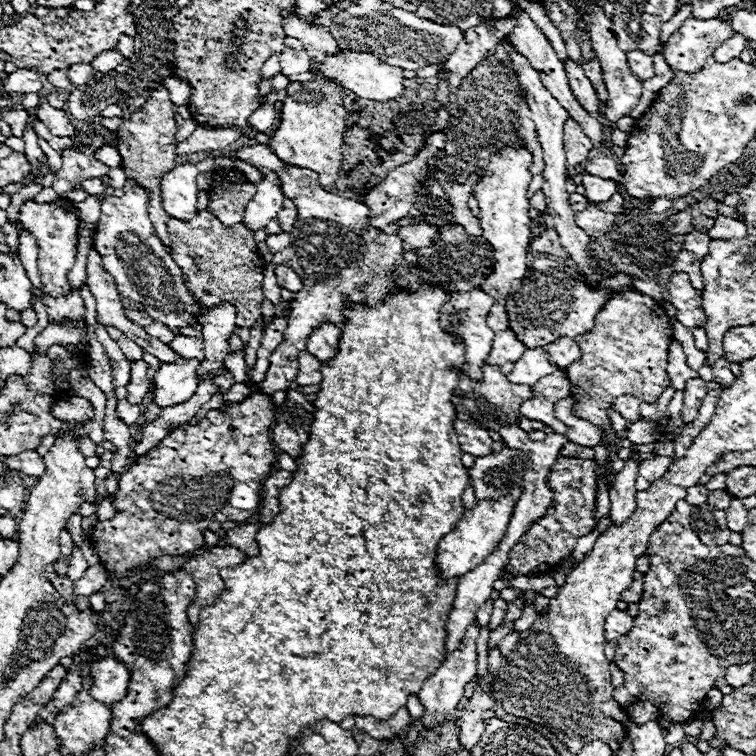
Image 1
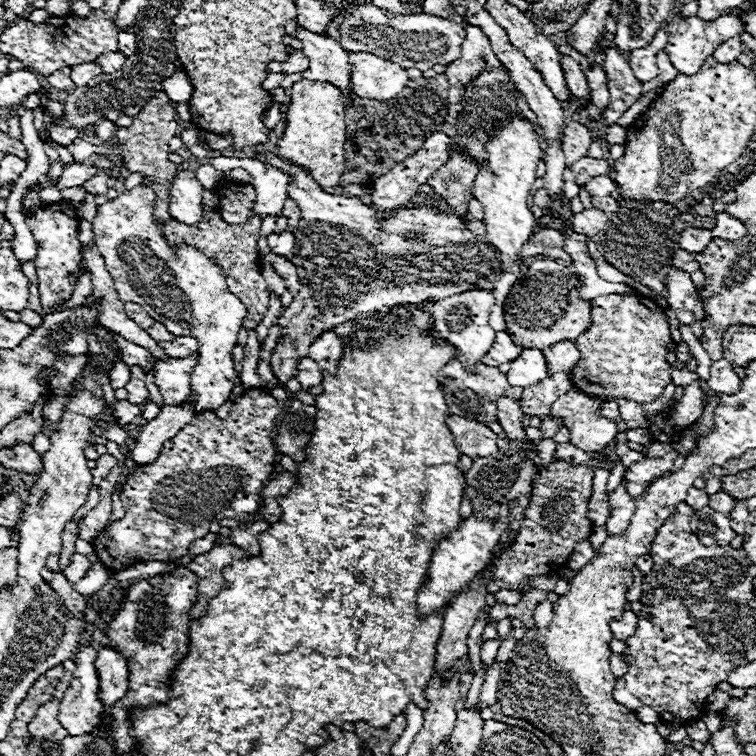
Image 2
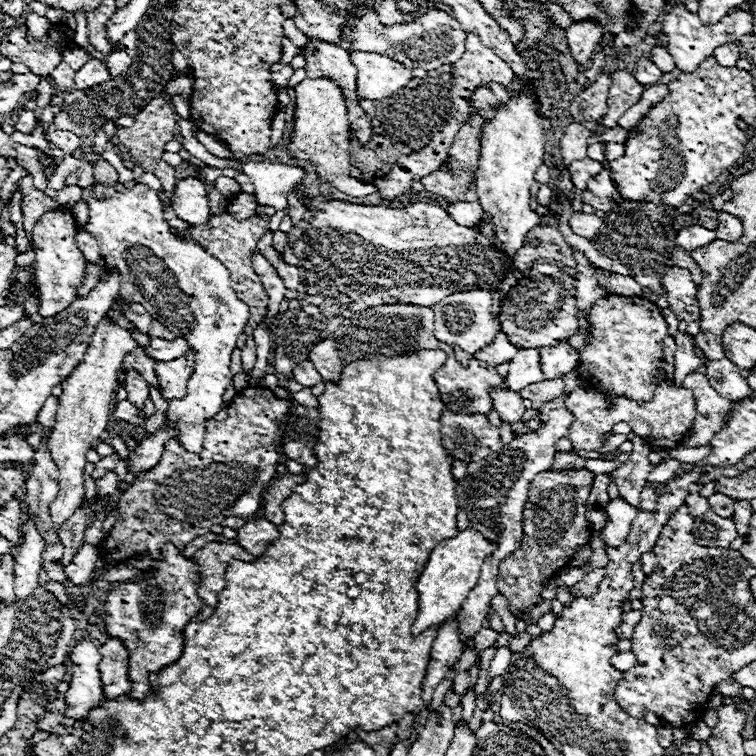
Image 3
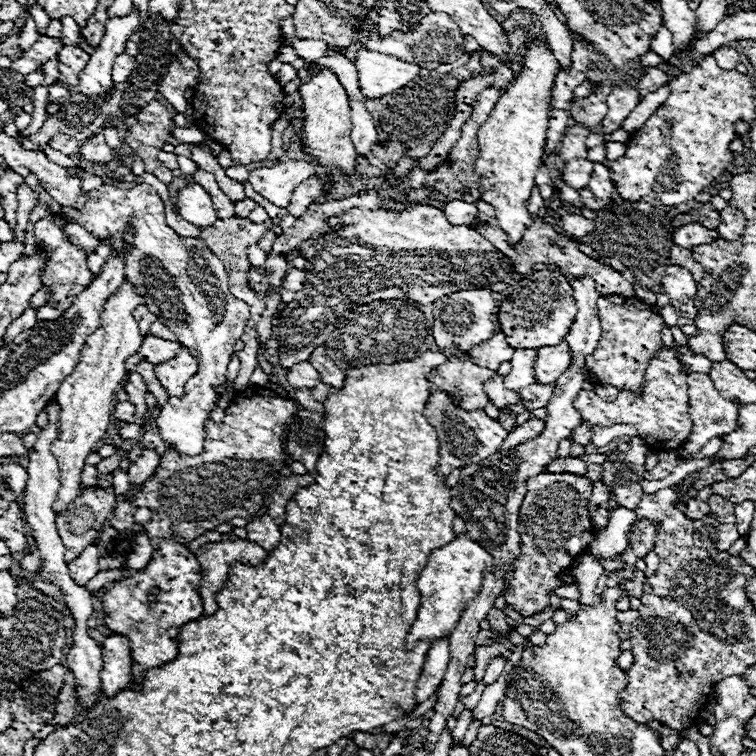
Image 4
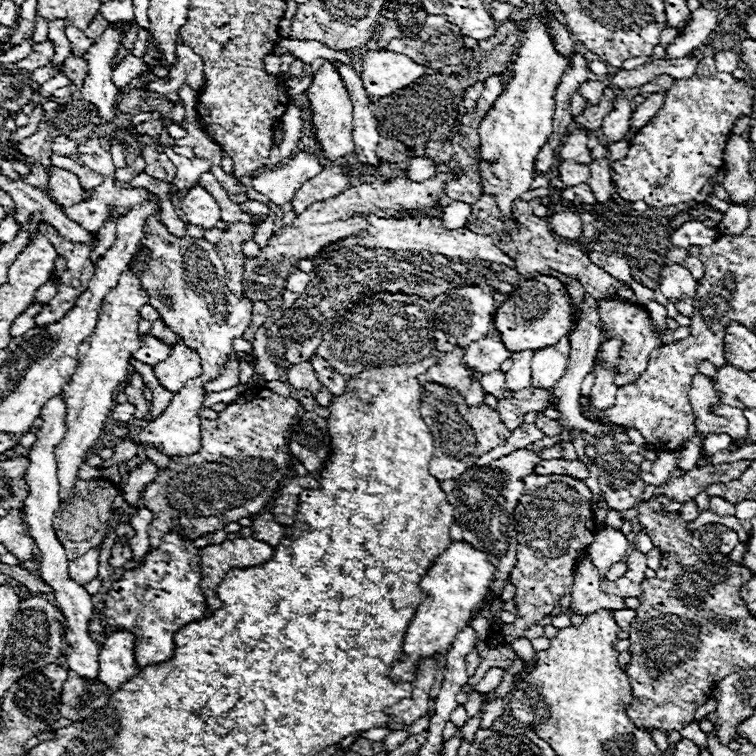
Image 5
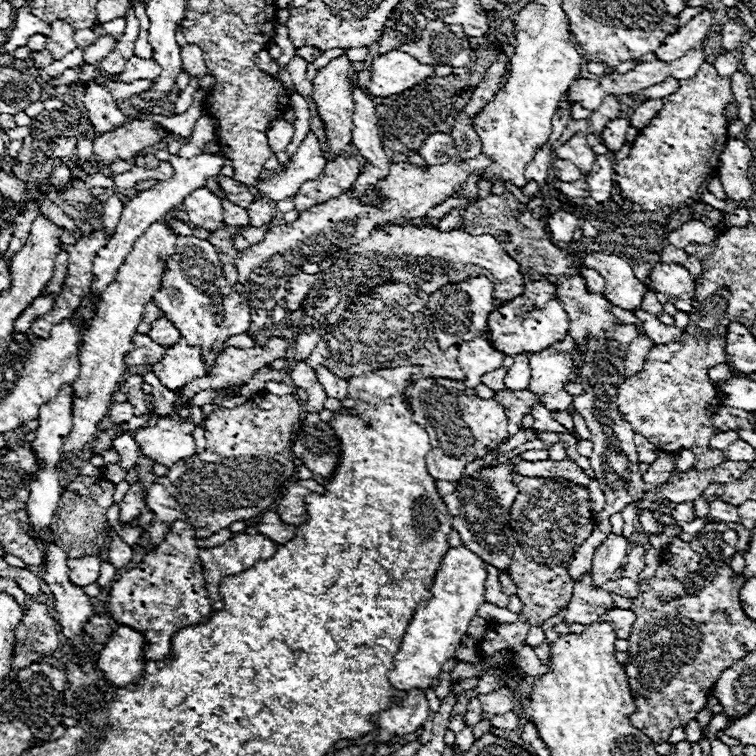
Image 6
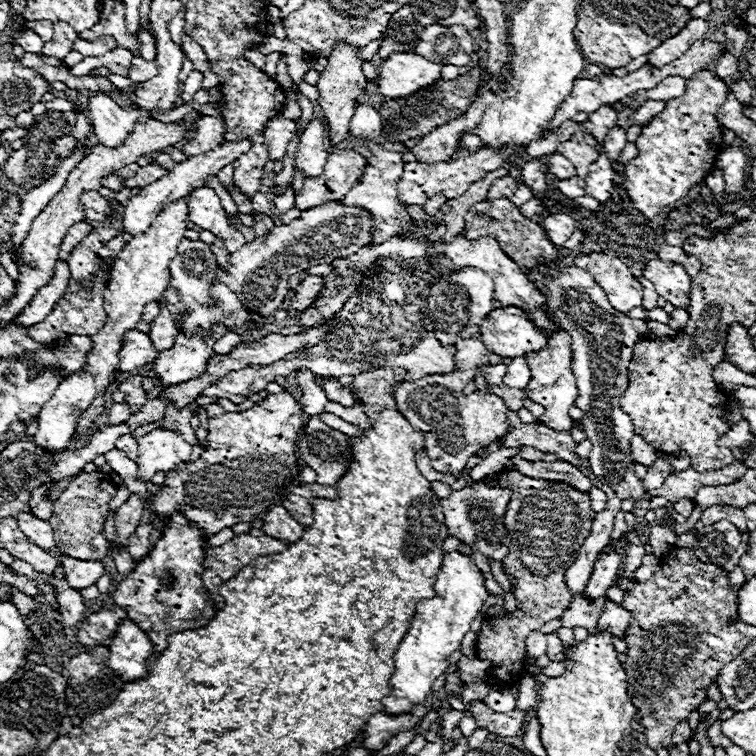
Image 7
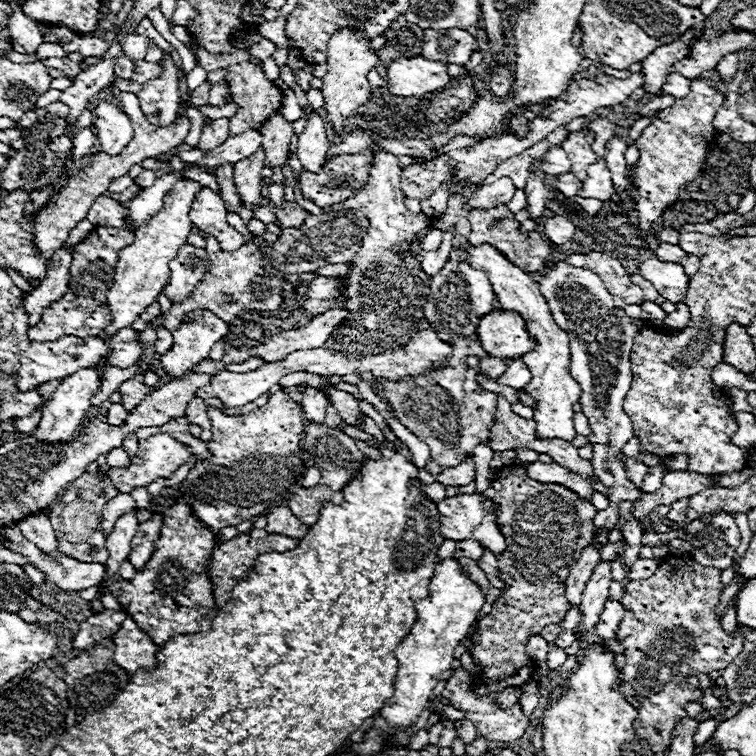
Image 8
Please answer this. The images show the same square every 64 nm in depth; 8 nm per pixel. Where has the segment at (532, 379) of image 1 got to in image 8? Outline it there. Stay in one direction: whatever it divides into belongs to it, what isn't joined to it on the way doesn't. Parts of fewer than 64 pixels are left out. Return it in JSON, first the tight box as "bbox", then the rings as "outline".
{"bbox":[498,358,530,390],"outline":[[[516,358],[516,360],[512,360],[512,364],[506,368],[506,372],[500,376],[498,382],[504,386],[522,390],[530,382],[530,370],[526,368],[526,364],[520,358]]]}

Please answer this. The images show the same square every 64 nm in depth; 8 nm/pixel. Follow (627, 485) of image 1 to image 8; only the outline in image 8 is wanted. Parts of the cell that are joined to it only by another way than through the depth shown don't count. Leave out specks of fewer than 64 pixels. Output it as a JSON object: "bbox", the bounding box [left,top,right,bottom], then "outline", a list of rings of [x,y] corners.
{"bbox":[578,560,614,632],"outline":[[[606,560],[606,562],[598,562],[598,566],[594,568],[594,572],[584,588],[584,594],[582,594],[580,610],[582,610],[584,618],[582,618],[582,624],[578,626],[578,630],[588,632],[600,620],[604,602],[608,600],[608,586],[612,582],[612,564],[614,564],[612,560]]]}

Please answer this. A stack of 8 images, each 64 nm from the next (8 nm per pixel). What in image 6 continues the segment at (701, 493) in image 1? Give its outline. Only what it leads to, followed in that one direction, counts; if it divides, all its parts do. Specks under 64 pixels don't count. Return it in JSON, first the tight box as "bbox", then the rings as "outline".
{"bbox":[670,504,696,522],"outline":[[[676,504],[676,508],[670,514],[678,522],[692,522],[696,518],[694,514],[694,504]]]}

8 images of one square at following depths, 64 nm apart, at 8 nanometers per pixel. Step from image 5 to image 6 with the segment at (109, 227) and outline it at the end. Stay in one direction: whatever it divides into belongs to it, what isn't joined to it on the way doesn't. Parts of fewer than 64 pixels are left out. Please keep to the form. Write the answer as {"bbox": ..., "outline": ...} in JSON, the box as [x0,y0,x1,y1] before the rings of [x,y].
{"bbox":[102,196,122,236],"outline":[[[110,196],[104,200],[104,206],[102,206],[102,230],[108,232],[108,236],[114,234],[114,228],[120,220],[120,214],[122,214],[122,202],[118,196]]]}

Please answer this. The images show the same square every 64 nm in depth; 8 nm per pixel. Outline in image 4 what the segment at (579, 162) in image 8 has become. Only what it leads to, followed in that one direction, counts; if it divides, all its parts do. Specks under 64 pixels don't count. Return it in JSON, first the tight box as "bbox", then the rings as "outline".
{"bbox":[560,124,590,162],"outline":[[[576,124],[576,126],[570,126],[562,138],[562,148],[560,148],[560,158],[564,162],[568,160],[574,160],[574,158],[586,158],[586,136],[590,134],[588,128]]]}

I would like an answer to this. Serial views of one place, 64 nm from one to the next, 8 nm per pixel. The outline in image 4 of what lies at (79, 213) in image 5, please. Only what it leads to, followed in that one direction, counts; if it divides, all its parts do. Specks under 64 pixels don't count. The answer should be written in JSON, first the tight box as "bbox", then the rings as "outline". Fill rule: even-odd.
{"bbox":[60,184,250,456],"outline":[[[102,184],[98,190],[88,192],[88,200],[78,214],[74,208],[60,210],[70,222],[78,222],[98,240],[112,240],[112,252],[124,252],[126,280],[146,298],[146,308],[158,316],[158,320],[178,334],[178,342],[190,348],[200,360],[200,370],[186,382],[184,396],[170,398],[156,426],[166,444],[174,444],[182,454],[196,456],[204,446],[204,422],[218,404],[216,386],[226,382],[228,362],[234,354],[234,344],[240,340],[246,322],[250,318],[250,306],[236,300],[228,288],[228,272],[220,258],[208,250],[198,238],[178,236],[164,220],[164,204],[158,192],[148,184],[138,184],[130,190],[120,190],[110,184]],[[132,226],[136,236],[130,252],[126,252],[124,232]]]}

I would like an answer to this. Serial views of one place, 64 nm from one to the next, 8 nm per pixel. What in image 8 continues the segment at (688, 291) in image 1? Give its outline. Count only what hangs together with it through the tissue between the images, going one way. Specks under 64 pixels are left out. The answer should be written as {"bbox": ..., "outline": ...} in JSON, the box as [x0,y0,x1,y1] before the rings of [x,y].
{"bbox":[638,258,690,304],"outline":[[[650,258],[640,264],[638,274],[644,276],[648,282],[652,282],[652,286],[658,290],[658,294],[664,296],[666,300],[670,300],[674,304],[680,304],[686,300],[690,278],[686,276],[686,272],[680,264],[660,262],[658,258]]]}

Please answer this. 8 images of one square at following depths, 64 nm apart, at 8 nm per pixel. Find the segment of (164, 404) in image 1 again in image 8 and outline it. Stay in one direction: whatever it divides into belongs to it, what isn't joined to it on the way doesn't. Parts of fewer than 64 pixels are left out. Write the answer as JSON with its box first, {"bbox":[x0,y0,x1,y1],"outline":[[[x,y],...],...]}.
{"bbox":[160,310,228,378],"outline":[[[208,310],[190,312],[190,318],[174,330],[174,346],[160,354],[160,368],[172,378],[184,378],[186,372],[196,368],[208,358],[212,344],[228,334],[228,324]]]}

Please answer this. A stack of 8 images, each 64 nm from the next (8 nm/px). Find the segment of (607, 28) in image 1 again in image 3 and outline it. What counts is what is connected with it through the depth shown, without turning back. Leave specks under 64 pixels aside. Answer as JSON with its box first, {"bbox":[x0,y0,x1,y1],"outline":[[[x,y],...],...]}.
{"bbox":[602,68,644,128],"outline":[[[618,68],[610,74],[612,86],[610,86],[610,96],[608,96],[608,112],[602,118],[602,124],[606,128],[614,128],[618,124],[618,118],[640,100],[644,86],[626,70]]]}

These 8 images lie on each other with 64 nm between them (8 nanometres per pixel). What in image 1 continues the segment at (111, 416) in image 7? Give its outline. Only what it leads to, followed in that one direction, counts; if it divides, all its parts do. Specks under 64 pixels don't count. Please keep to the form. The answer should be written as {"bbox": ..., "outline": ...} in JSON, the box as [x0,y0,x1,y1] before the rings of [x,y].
{"bbox":[116,400,142,426],"outline":[[[118,400],[116,414],[124,424],[130,426],[130,424],[136,424],[136,420],[142,416],[142,410],[138,404],[130,404],[128,400]]]}

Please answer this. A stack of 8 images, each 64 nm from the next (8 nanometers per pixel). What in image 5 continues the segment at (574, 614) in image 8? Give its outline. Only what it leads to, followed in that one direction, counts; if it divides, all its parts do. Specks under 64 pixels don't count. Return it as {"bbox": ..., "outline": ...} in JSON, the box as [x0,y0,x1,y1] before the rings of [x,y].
{"bbox":[572,556,625,616],"outline":[[[586,556],[574,568],[574,588],[572,588],[572,604],[580,616],[596,612],[600,608],[610,610],[625,609],[623,597],[606,594],[600,590],[600,570]]]}

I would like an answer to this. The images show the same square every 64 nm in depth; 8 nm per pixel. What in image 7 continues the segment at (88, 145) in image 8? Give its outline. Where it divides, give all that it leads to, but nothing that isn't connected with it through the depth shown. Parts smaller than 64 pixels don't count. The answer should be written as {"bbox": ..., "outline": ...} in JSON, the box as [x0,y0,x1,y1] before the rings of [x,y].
{"bbox":[12,144,86,246],"outline":[[[78,144],[76,150],[74,150],[74,154],[68,156],[68,160],[64,160],[64,162],[56,168],[56,172],[54,172],[44,184],[32,188],[28,194],[22,196],[20,216],[16,218],[16,228],[12,230],[12,232],[14,232],[14,234],[12,234],[12,244],[20,246],[20,244],[24,242],[24,238],[26,238],[26,234],[28,234],[28,230],[30,230],[32,220],[48,206],[48,202],[52,200],[52,196],[62,190],[62,184],[66,182],[68,174],[74,170],[74,166],[76,166],[84,156],[86,156],[86,154],[82,152],[82,146]]]}

